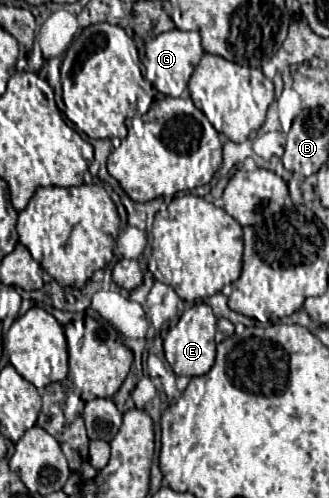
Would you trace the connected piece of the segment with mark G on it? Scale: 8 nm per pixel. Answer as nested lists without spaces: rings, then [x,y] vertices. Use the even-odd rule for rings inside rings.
[[[176,28],[170,32],[164,32],[146,44],[145,57],[142,61],[144,69],[147,70],[146,78],[158,92],[166,96],[180,96],[186,90],[188,80],[194,68],[198,66],[202,54],[204,50],[200,46],[198,32],[182,32]]]

